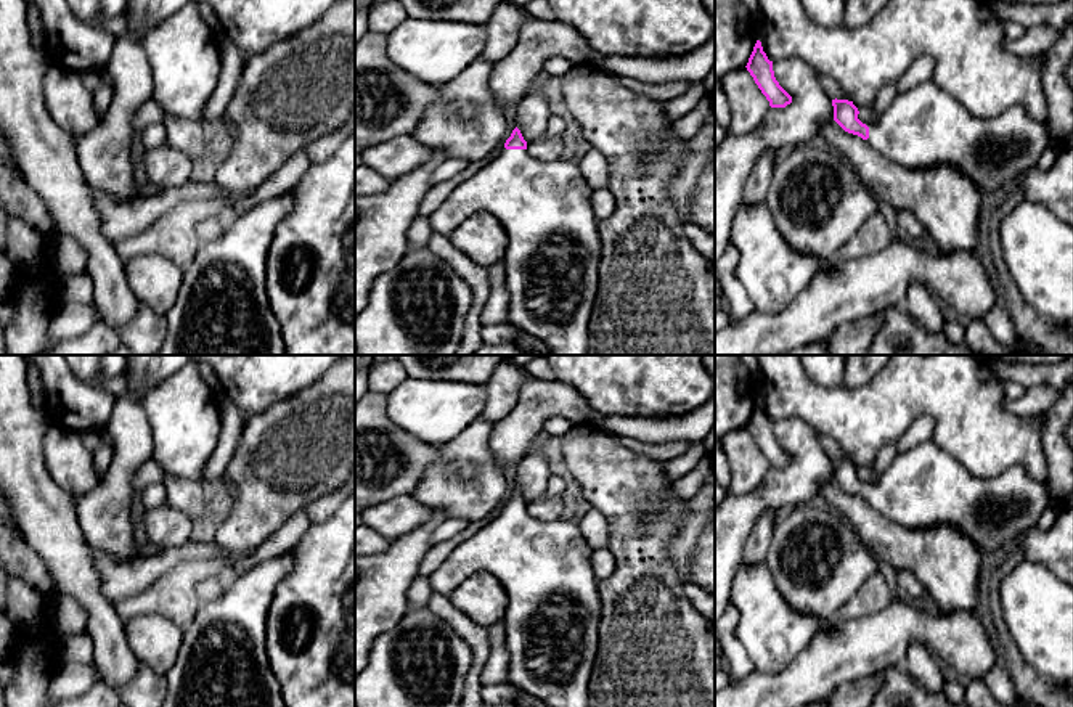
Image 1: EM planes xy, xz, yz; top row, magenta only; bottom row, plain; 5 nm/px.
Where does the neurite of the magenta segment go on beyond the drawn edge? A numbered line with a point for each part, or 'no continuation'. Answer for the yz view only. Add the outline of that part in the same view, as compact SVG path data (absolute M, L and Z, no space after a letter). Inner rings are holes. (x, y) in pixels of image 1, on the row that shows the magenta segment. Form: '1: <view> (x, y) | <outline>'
1: yz (924, 127) | M932 79L898 93L883 116L866 125L869 127L866 143L890 162L906 169L953 166L970 177L980 193L1017 185L1038 166L1051 141L1047 124L1034 121L1022 106L1012 106L996 119L978 119L938 88Z

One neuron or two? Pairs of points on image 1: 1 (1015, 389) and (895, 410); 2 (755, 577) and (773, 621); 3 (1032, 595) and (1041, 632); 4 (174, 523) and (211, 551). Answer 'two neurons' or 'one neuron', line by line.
1: two neurons
2: one neuron
3: one neuron
4: two neurons

